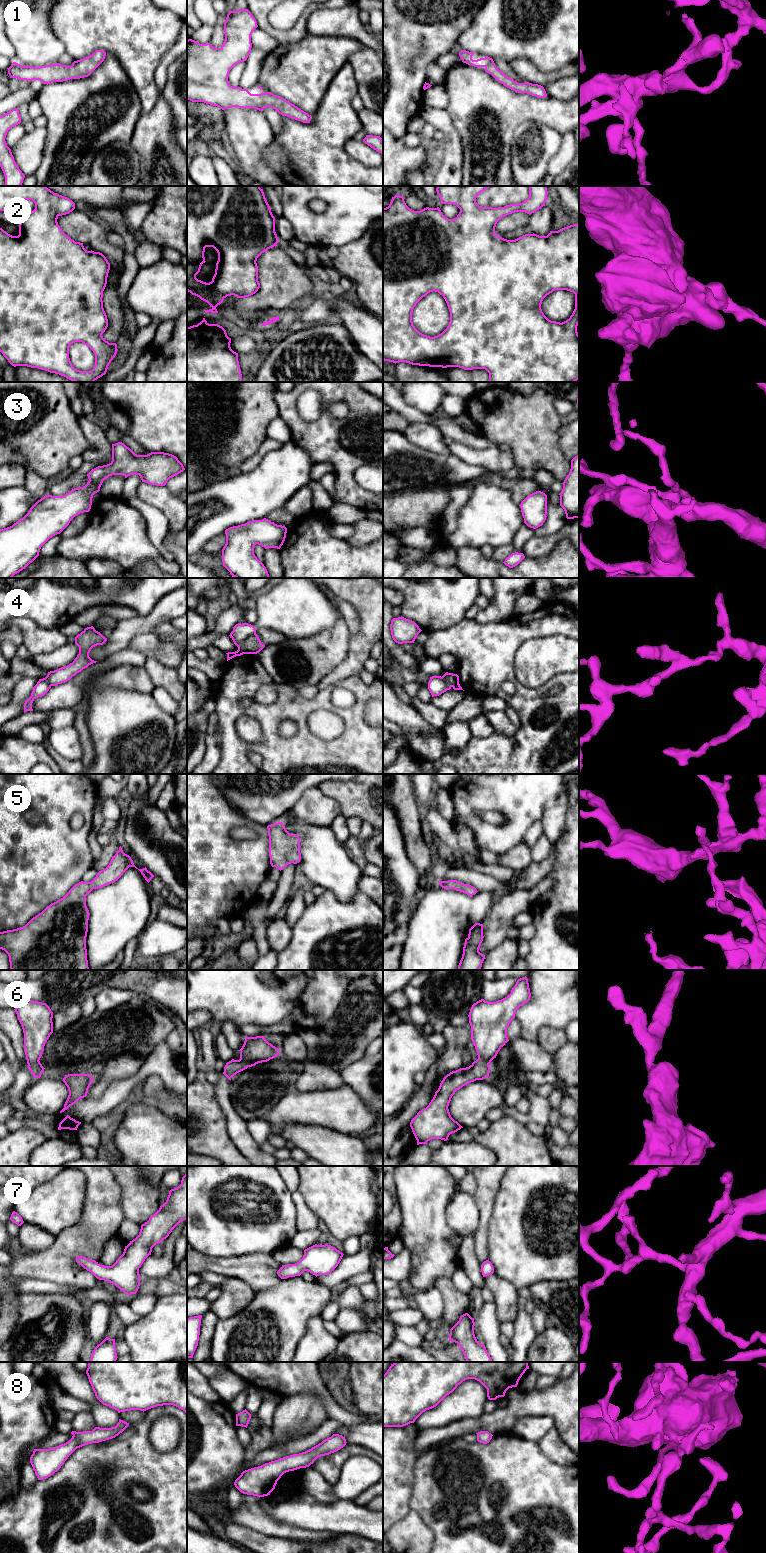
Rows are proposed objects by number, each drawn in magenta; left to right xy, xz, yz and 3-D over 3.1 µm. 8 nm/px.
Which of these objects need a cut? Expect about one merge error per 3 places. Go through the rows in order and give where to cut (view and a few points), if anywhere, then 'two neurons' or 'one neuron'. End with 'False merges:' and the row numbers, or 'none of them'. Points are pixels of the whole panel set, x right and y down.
1: cut none; one neuron
2: cut none; one neuron
3: cut none; one neuron
4: cut xz (255, 631), (238, 647), (242, 653); two neurons
5: cut none; one neuron
6: cut none; one neuron
7: cut none; one neuron
8: cut none; one neuron
False merges: 4

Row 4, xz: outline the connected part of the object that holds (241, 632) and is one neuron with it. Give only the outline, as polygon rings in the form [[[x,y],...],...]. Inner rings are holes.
[[[238,623],[233,627],[233,631],[230,633],[230,638],[234,644],[239,647],[249,636],[253,635],[256,629],[253,625],[248,623]]]

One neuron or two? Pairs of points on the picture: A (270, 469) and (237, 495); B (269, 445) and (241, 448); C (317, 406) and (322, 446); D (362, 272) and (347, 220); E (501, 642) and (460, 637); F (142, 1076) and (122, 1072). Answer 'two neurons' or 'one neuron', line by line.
A: one neuron
B: two neurons
C: two neurons
D: two neurons
E: one neuron
F: two neurons

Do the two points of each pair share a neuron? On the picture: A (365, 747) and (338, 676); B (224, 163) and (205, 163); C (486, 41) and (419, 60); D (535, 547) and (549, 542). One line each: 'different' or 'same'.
A: different
B: different
C: different
D: same

